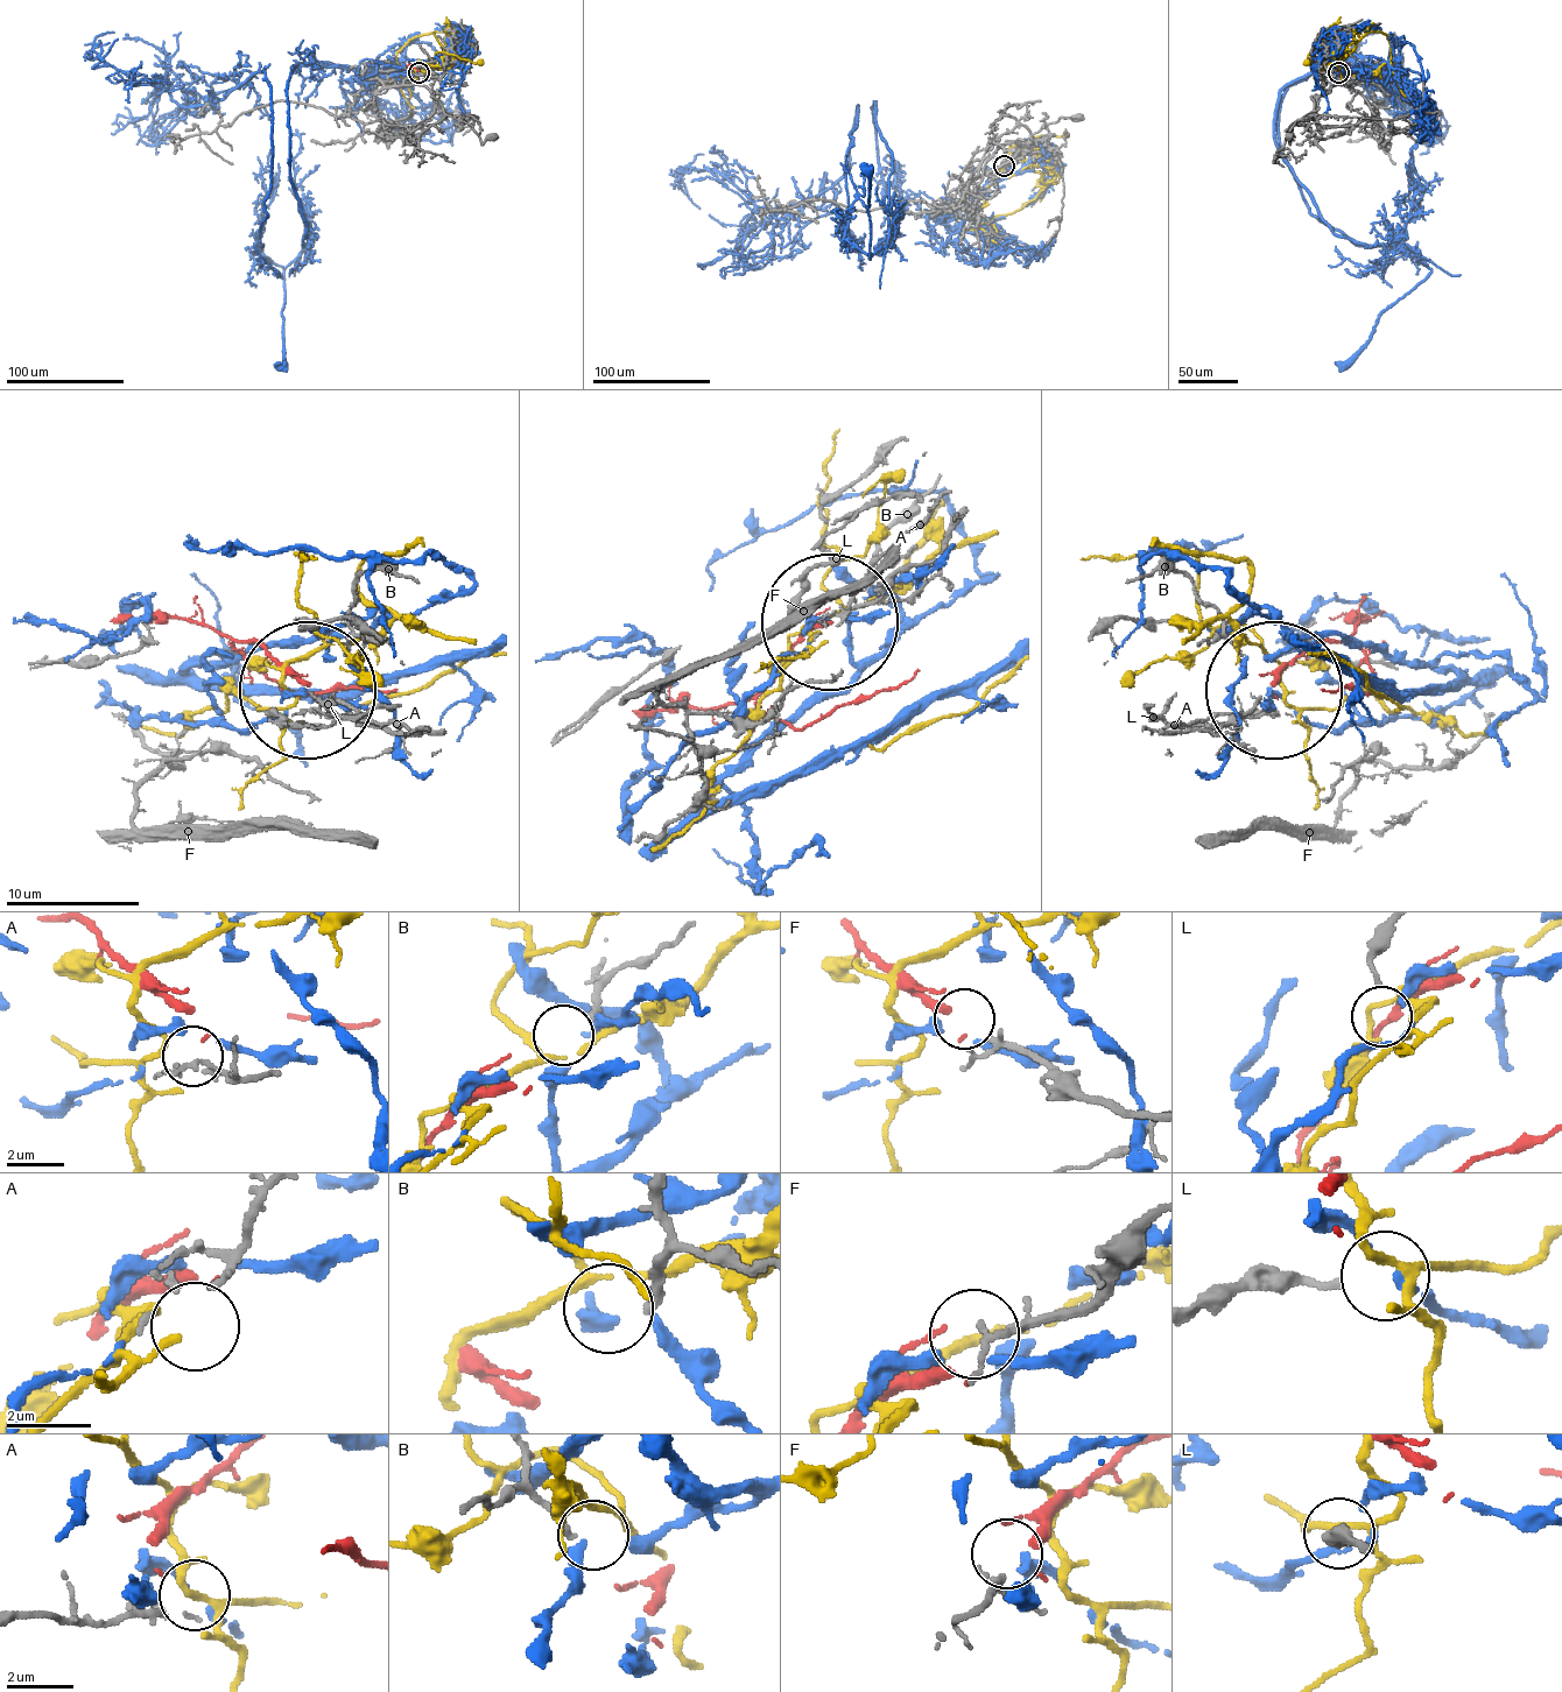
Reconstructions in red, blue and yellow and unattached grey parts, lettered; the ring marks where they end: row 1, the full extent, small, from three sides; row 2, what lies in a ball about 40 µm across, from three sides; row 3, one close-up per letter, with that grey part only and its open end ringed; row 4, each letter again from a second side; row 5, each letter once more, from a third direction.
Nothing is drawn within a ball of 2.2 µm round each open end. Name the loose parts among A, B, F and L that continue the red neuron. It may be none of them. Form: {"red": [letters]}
{"red": ["F"]}

